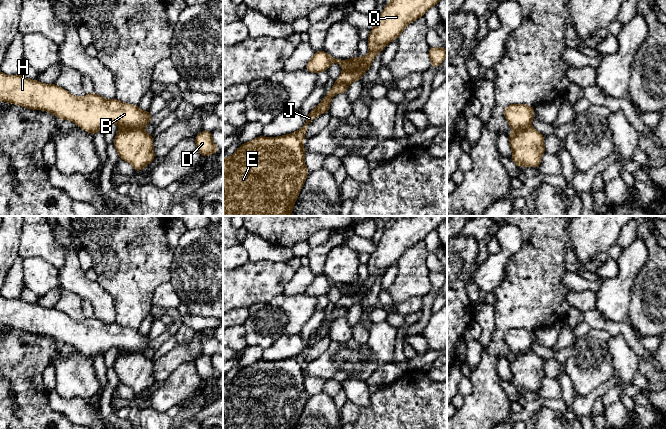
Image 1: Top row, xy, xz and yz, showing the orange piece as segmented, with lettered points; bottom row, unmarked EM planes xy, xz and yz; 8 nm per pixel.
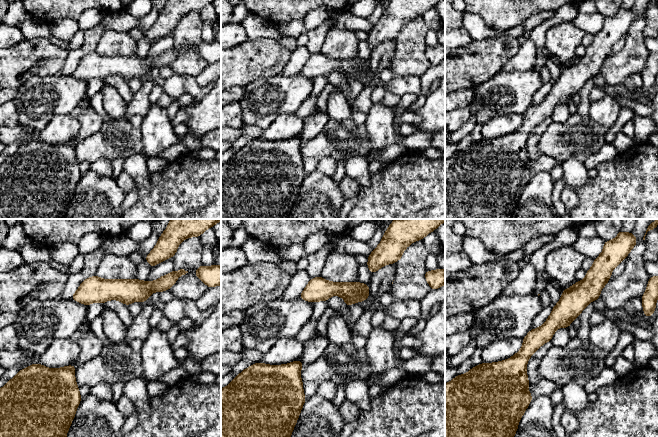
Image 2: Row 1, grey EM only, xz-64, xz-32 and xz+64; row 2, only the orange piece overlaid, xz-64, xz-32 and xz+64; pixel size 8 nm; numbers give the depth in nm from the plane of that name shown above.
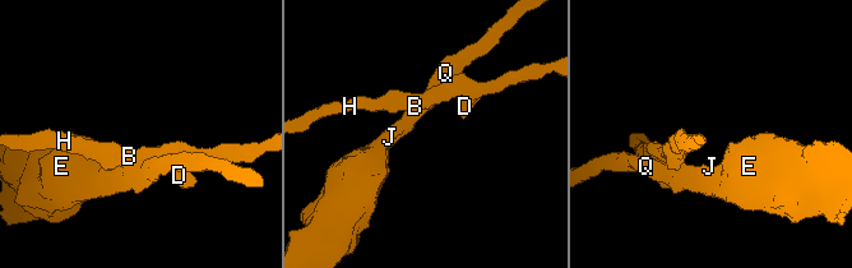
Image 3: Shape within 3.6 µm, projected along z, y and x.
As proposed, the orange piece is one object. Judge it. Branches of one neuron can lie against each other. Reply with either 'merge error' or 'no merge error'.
merge error

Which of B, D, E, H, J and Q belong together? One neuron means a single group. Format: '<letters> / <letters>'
B D H / E J Q

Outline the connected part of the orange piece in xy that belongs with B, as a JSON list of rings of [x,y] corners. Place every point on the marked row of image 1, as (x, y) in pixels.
[[[0,71],[0,101],[23,106],[31,110],[43,110],[53,113],[61,120],[73,121],[93,136],[112,123],[118,124],[120,128],[144,128],[150,123],[152,117],[149,111],[140,110],[138,105],[123,103],[116,98],[106,100],[96,93],[76,97],[55,84],[43,84],[37,80],[27,79],[20,74],[6,75],[2,71]]]

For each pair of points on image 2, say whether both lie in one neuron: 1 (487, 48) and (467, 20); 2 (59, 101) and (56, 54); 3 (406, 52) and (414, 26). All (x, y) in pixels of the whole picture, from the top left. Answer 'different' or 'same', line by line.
1: different
2: different
3: same

